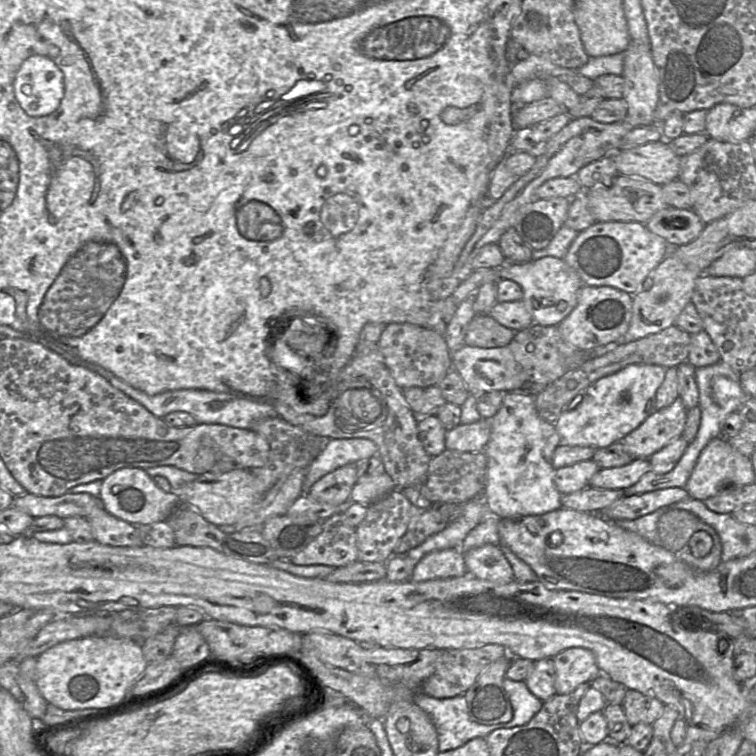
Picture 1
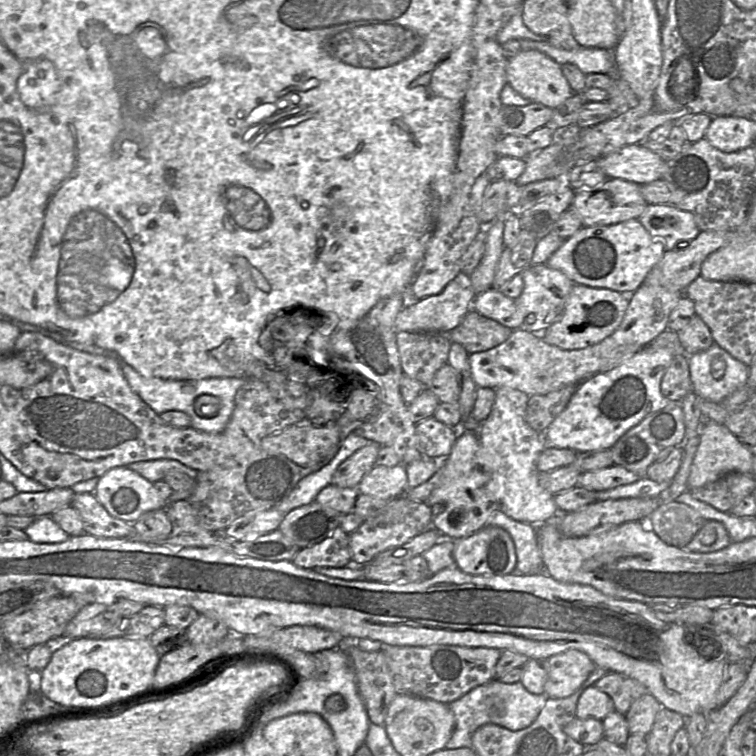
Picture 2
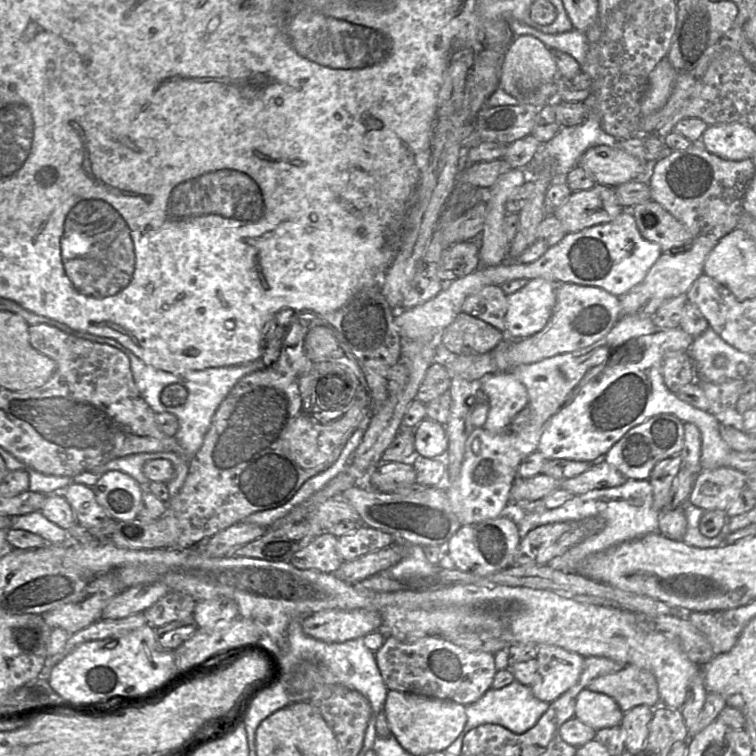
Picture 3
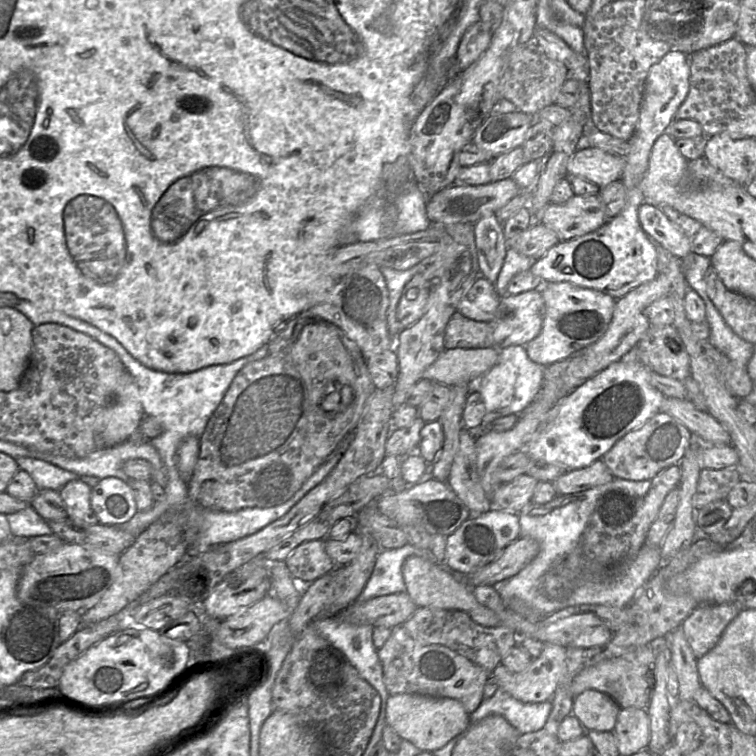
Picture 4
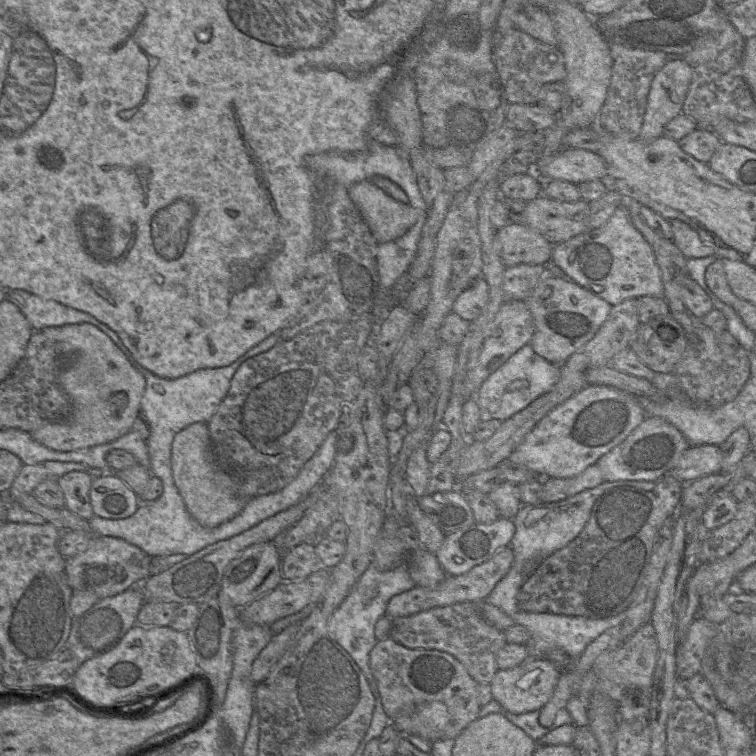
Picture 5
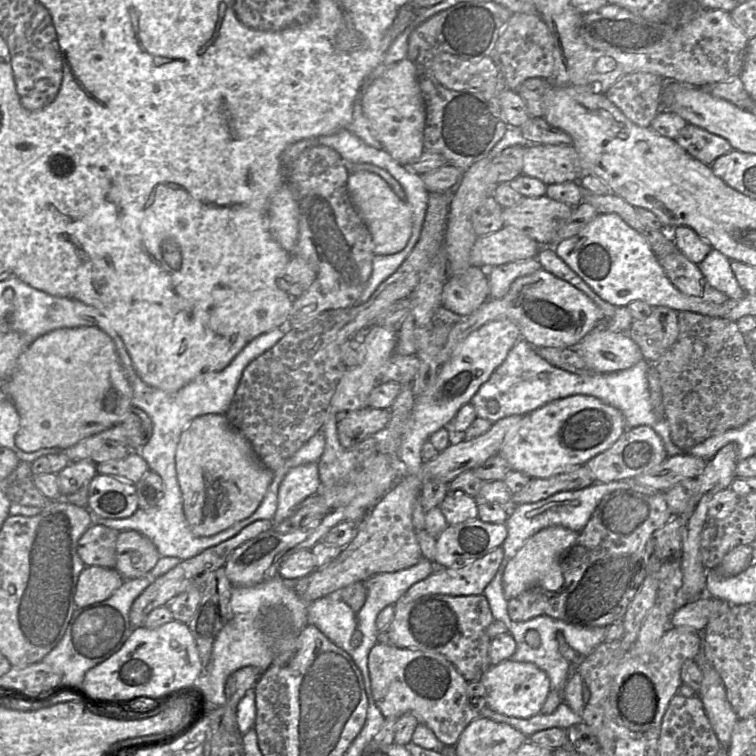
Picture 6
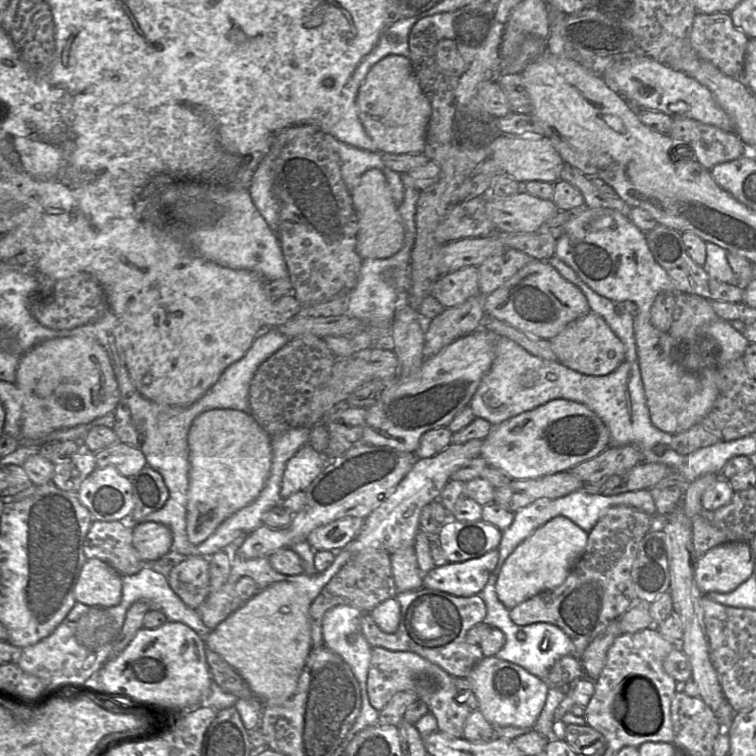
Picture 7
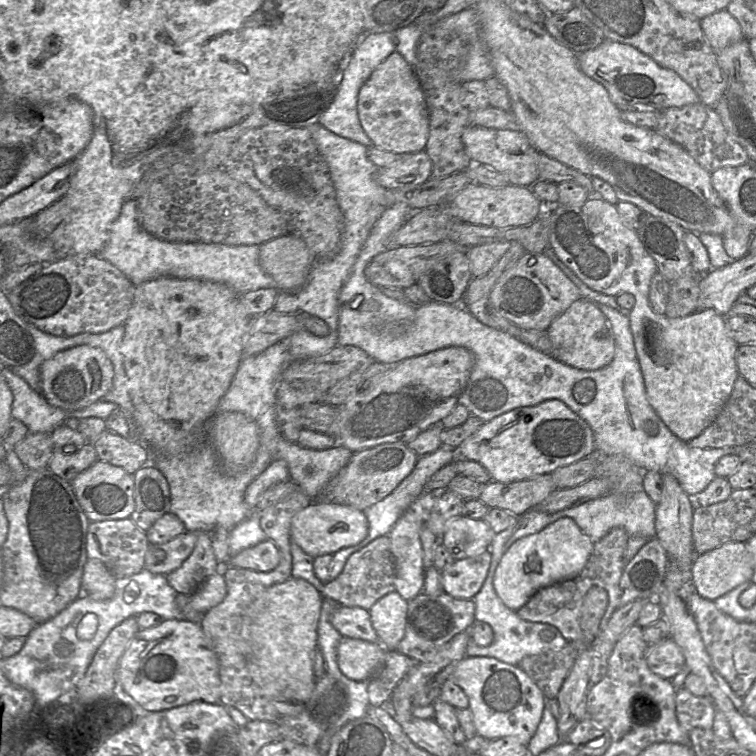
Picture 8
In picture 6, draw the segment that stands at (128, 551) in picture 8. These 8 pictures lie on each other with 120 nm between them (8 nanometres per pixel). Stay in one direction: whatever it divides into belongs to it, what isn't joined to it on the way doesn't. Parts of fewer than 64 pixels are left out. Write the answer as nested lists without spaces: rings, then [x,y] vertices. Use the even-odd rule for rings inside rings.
[[[92,524],[78,541],[77,553],[86,566],[115,568],[116,543],[119,532],[100,524]]]

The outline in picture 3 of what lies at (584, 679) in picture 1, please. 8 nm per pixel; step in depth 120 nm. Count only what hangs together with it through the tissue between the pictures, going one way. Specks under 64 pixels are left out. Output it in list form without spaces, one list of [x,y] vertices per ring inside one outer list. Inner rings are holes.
[[[539,644],[538,670],[530,687],[533,695],[548,703],[553,702],[578,681],[584,657],[578,653],[549,644]]]

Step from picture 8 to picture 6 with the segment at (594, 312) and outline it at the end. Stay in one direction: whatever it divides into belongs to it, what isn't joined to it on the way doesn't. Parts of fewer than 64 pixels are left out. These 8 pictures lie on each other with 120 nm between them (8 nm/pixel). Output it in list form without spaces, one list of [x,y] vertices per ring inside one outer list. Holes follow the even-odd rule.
[[[603,323],[589,332],[573,349],[597,374],[626,370],[643,359],[639,346],[627,333],[613,332]]]

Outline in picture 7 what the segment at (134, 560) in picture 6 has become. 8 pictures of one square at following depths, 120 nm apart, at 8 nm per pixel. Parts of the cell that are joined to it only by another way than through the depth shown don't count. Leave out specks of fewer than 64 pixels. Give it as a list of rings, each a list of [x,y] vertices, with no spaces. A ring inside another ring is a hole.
[[[142,522],[132,526],[133,546],[146,563],[158,560],[170,552],[173,537],[167,526],[156,522]]]

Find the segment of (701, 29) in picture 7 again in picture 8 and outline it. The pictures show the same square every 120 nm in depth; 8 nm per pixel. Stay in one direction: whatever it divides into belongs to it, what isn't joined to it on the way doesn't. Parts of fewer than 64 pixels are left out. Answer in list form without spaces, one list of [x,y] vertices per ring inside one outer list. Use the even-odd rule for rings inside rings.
[[[727,10],[717,11],[701,19],[700,26],[715,51],[745,39],[739,23]]]

